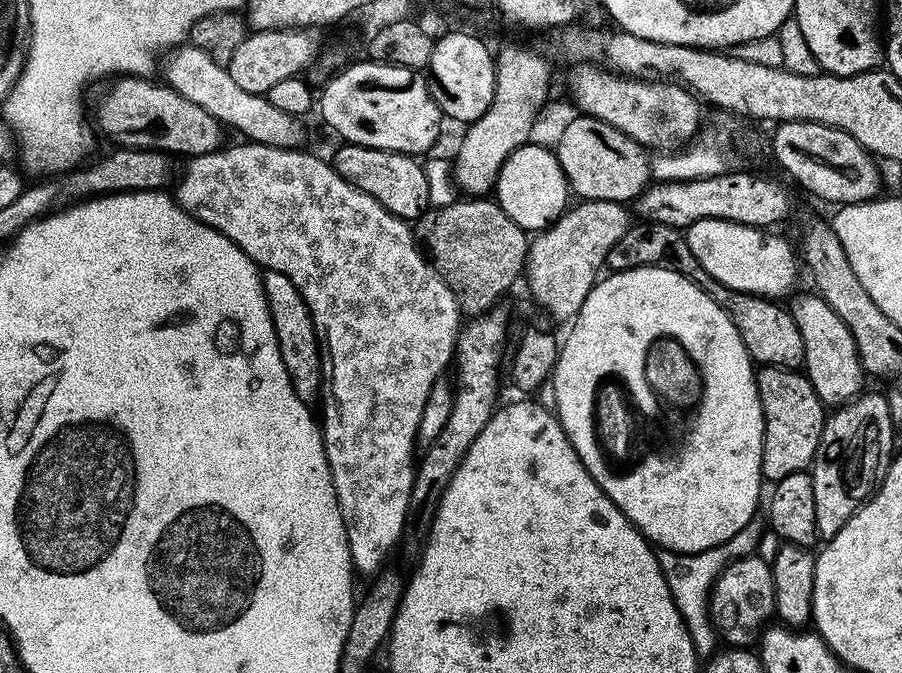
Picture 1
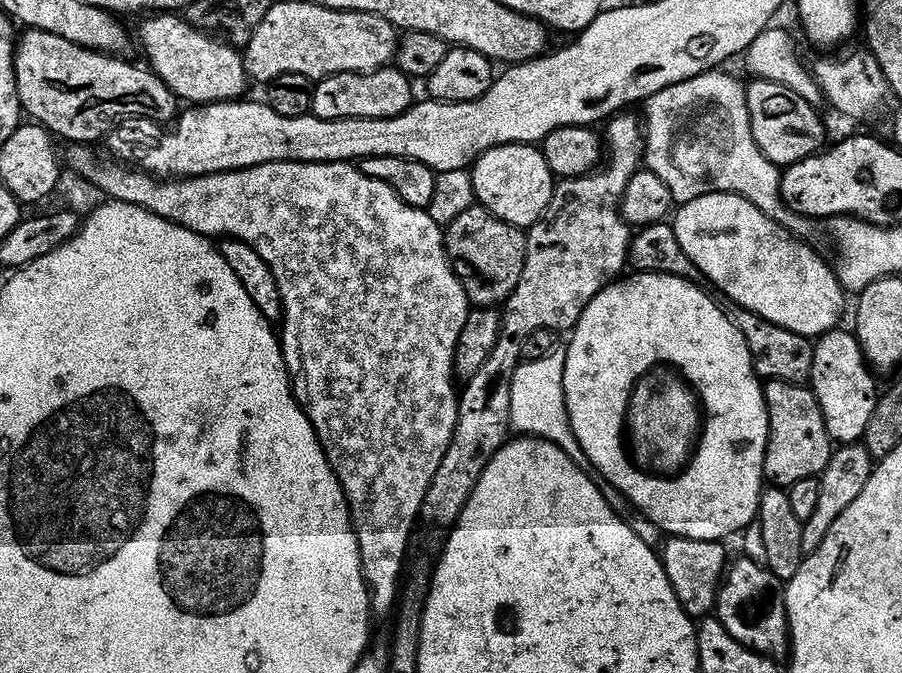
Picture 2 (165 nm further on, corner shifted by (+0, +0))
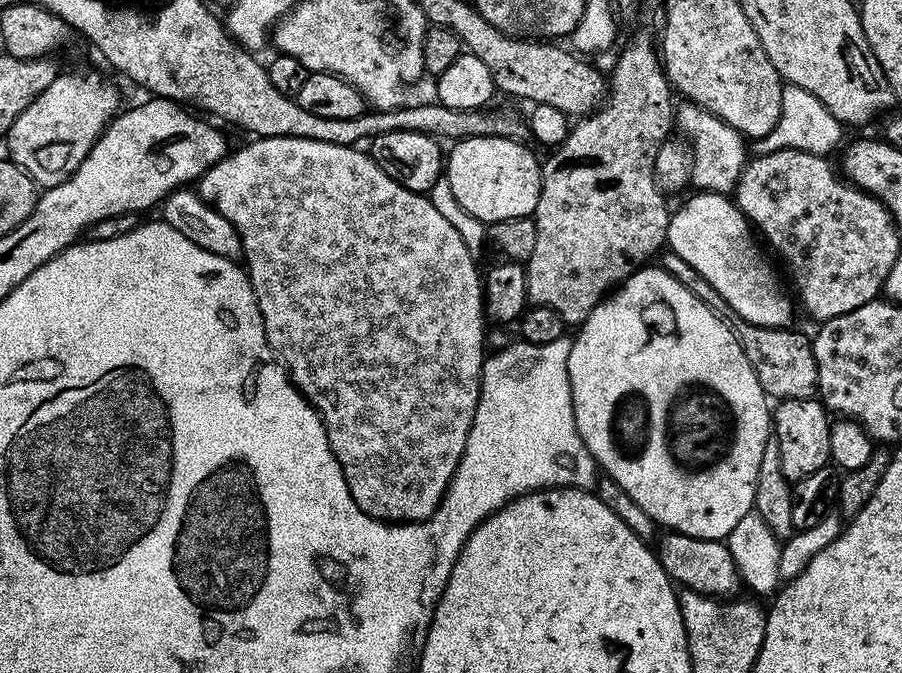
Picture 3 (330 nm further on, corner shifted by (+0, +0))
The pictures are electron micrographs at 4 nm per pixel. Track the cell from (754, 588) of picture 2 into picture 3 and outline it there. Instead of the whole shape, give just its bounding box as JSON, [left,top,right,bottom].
[658,531,742,598]

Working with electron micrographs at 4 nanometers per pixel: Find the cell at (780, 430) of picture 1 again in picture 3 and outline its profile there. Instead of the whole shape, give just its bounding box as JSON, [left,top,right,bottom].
[770,398,831,481]

